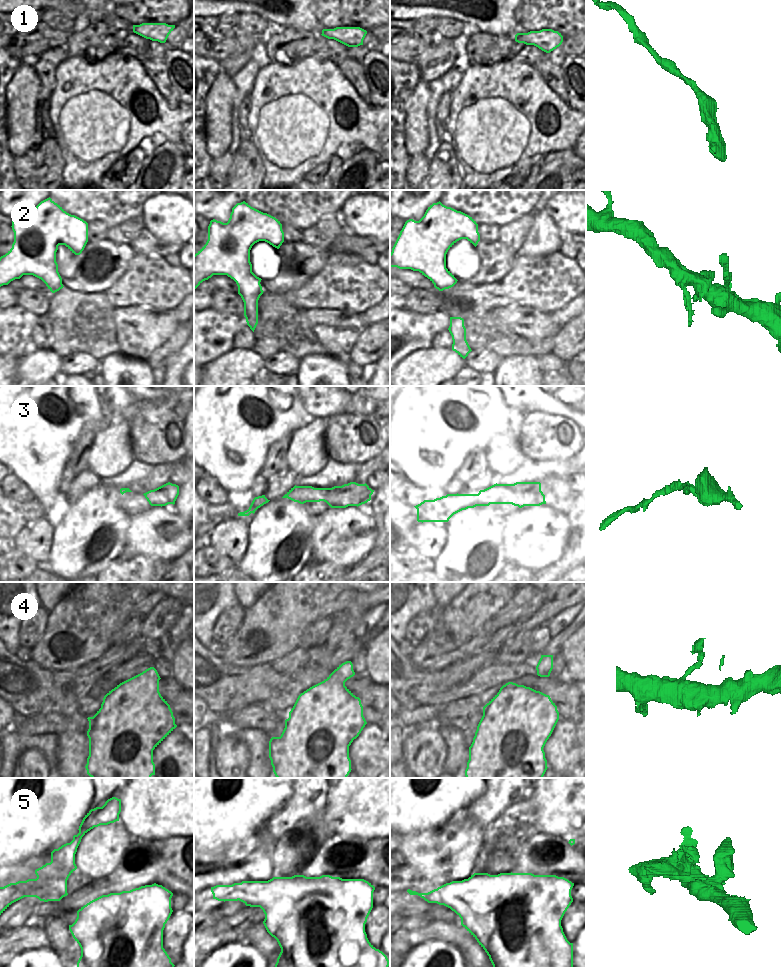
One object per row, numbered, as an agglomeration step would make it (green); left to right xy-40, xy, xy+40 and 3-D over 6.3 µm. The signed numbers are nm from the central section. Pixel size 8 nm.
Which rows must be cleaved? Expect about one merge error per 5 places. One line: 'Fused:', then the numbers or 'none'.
Fused: 5

